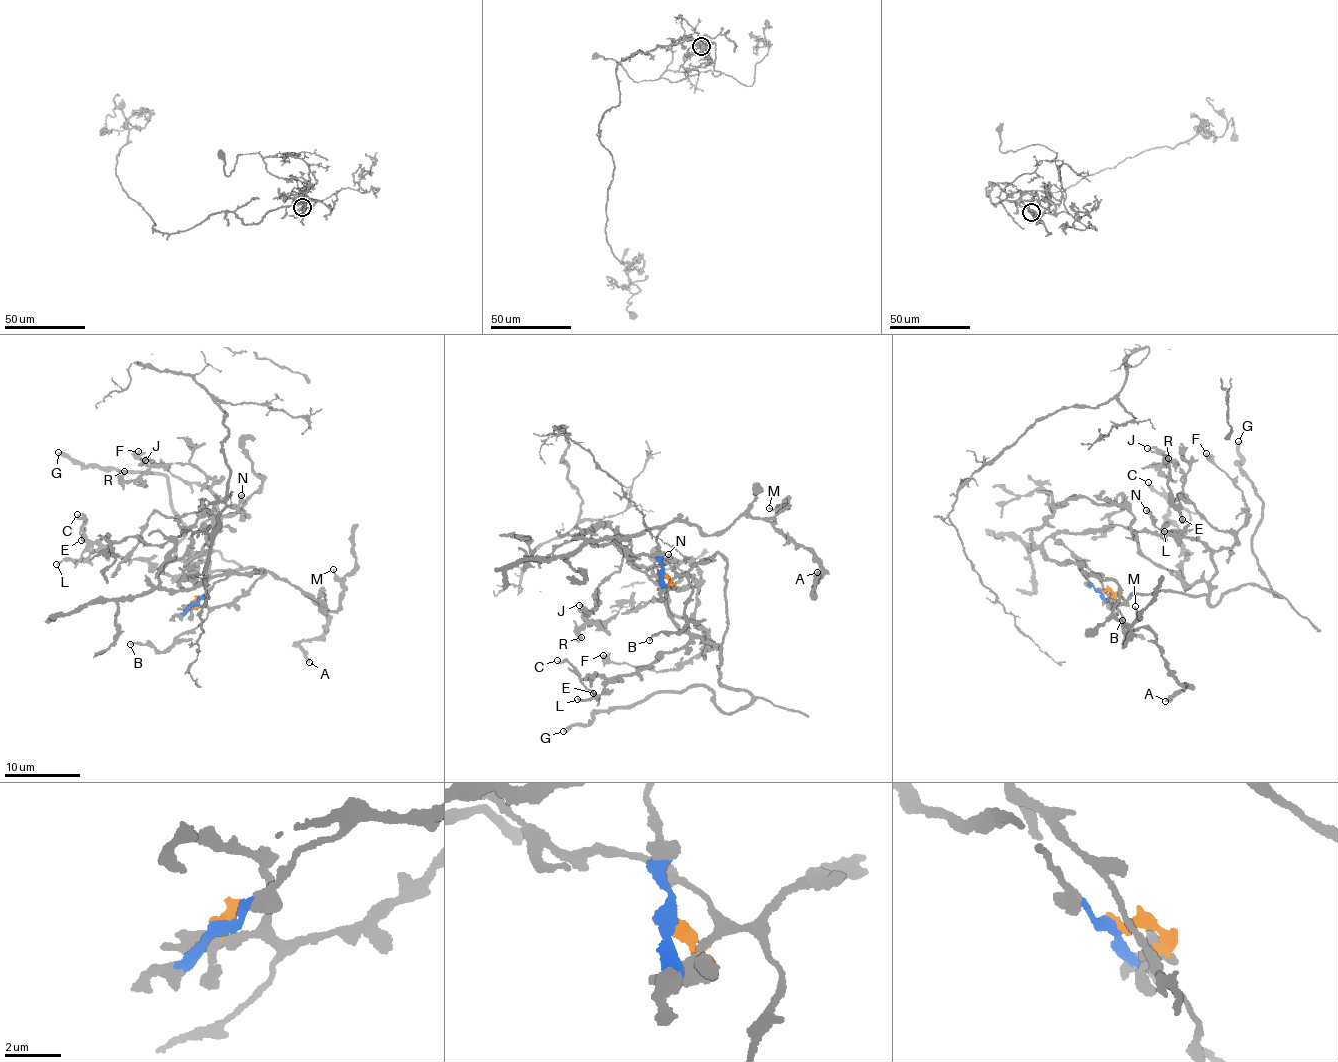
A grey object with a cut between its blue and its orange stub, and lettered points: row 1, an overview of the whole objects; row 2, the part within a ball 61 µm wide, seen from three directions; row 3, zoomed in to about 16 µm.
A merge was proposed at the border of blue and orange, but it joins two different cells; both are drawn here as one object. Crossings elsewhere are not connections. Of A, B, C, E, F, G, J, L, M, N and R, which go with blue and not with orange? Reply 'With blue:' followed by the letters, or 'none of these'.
With blue: A, M

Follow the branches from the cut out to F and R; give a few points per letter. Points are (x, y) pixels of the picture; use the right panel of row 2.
F: (1101, 589), (1119, 606), (1133, 592), (1207, 593), (1213, 553), (1236, 543), (1246, 513), (1205, 452)
R: (1101, 589), (1119, 606), (1204, 594), (1213, 553), (1236, 544), (1181, 469), (1155, 465), (1169, 458)

